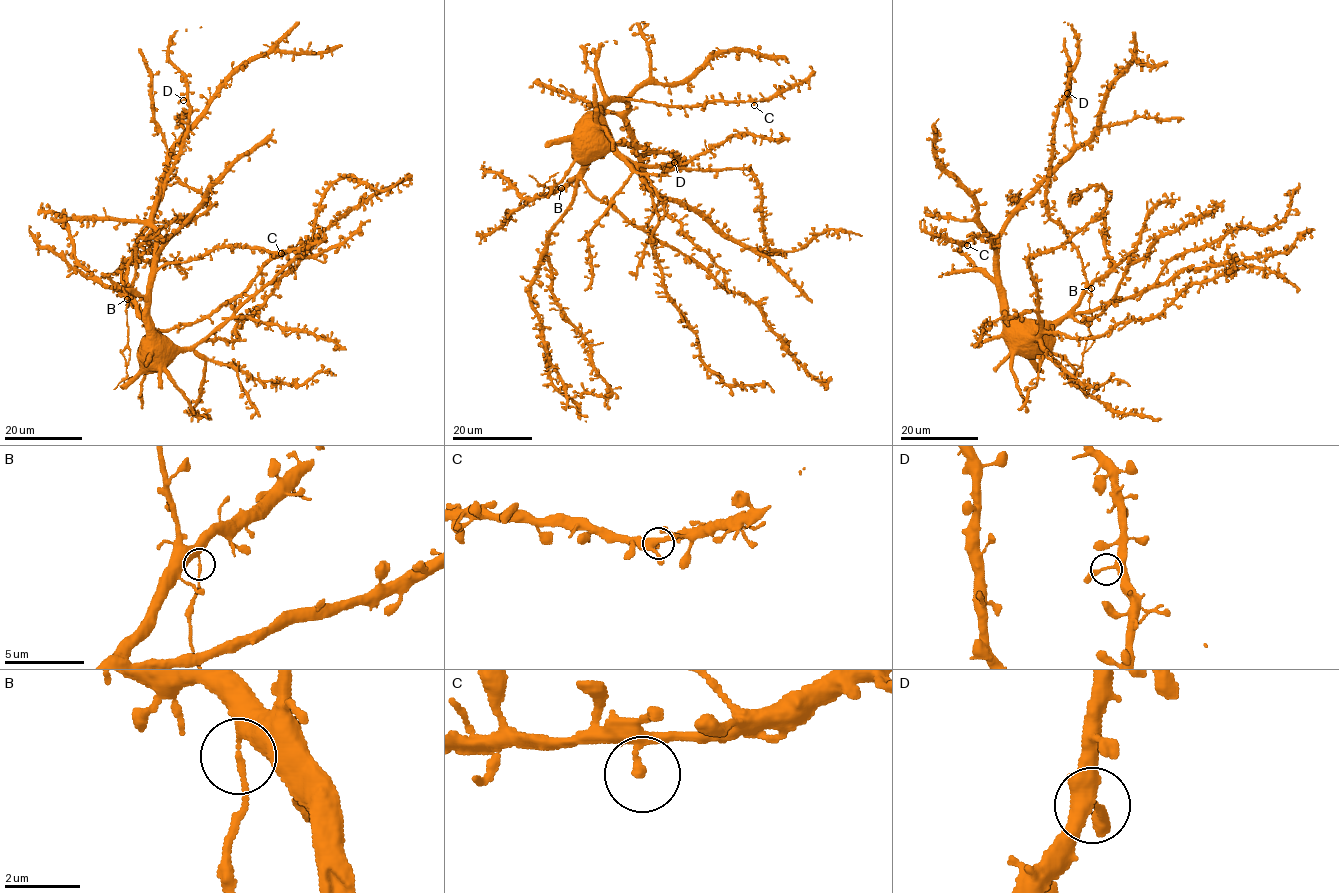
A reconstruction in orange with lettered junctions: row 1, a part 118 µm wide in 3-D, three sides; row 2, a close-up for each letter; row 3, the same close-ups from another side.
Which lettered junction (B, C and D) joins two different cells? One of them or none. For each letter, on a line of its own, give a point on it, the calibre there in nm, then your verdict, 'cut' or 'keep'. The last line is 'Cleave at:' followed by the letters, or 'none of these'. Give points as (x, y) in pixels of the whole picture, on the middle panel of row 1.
B: place (561, 188); calibre 240 nm; cut
C: place (754, 105); calibre 180 nm; keep
D: place (674, 162); calibre 200 nm; keep
Cleave at: B

